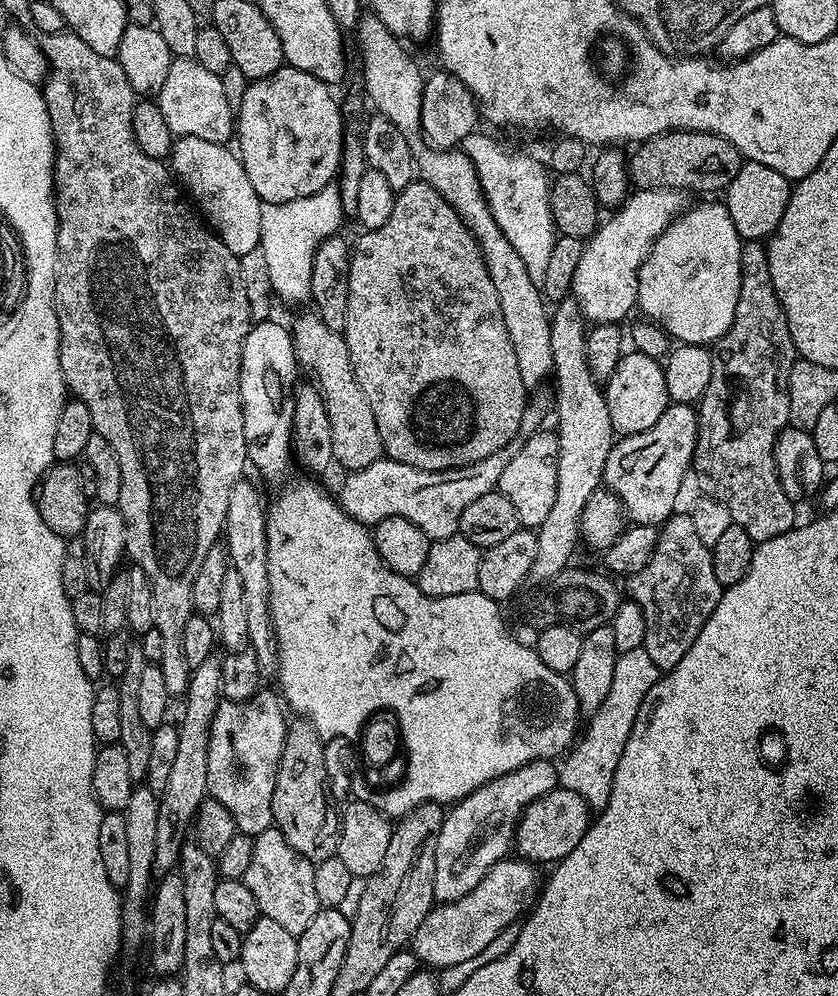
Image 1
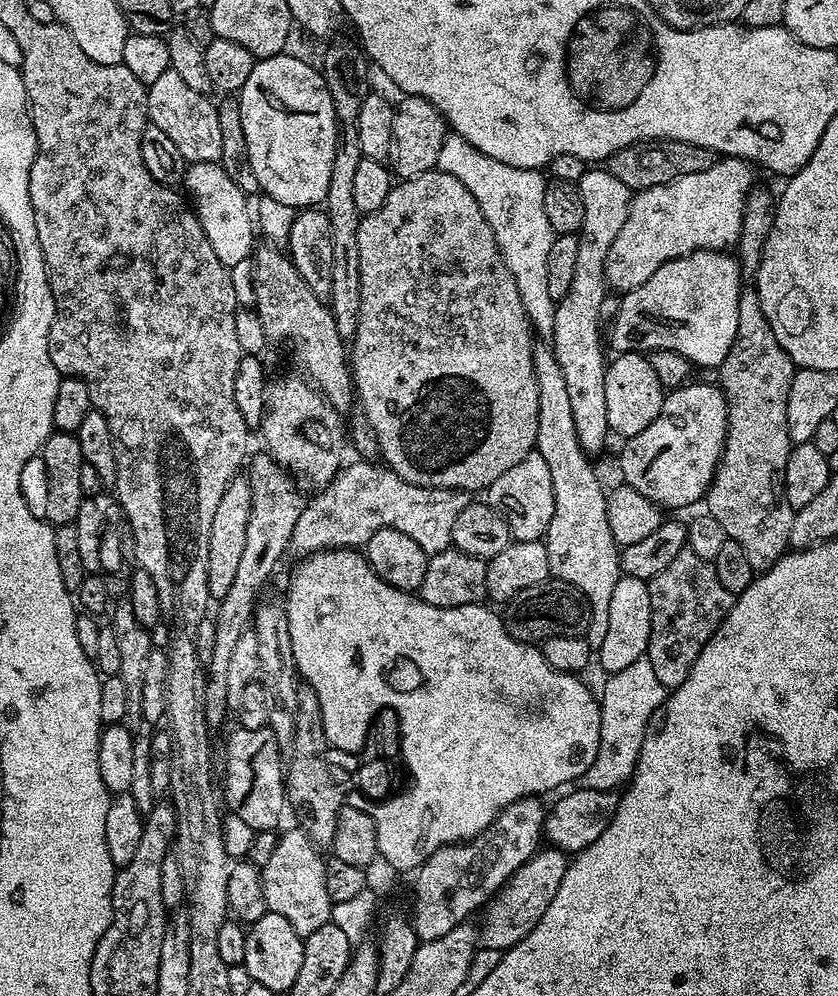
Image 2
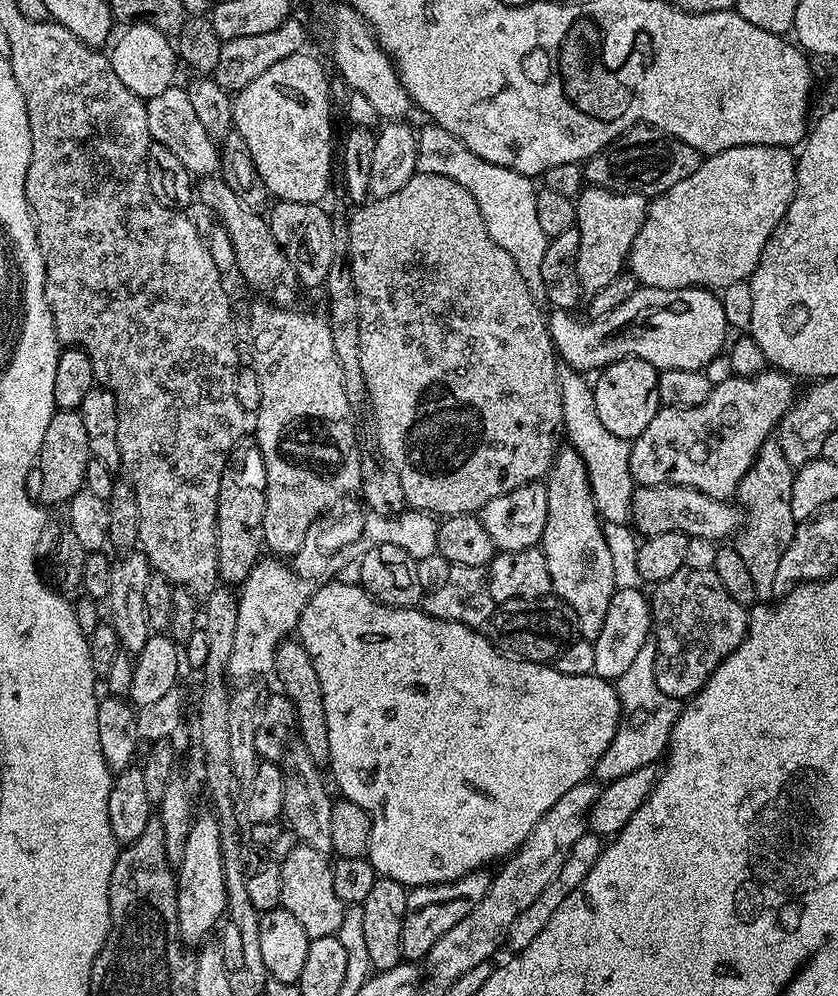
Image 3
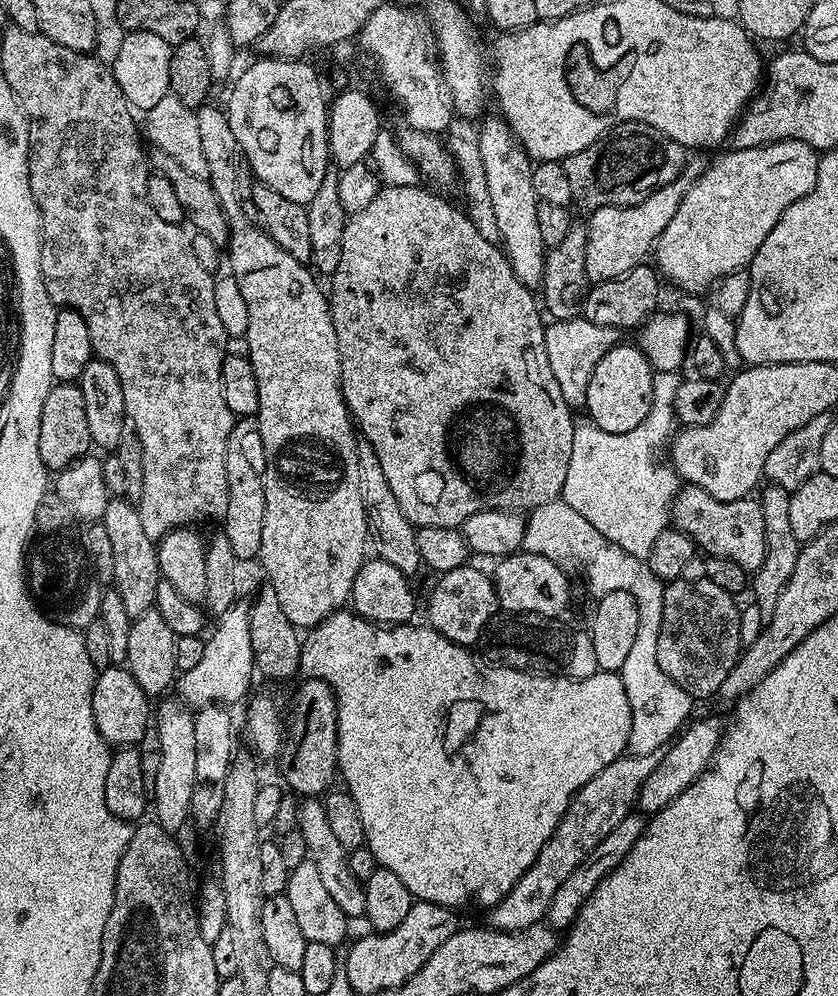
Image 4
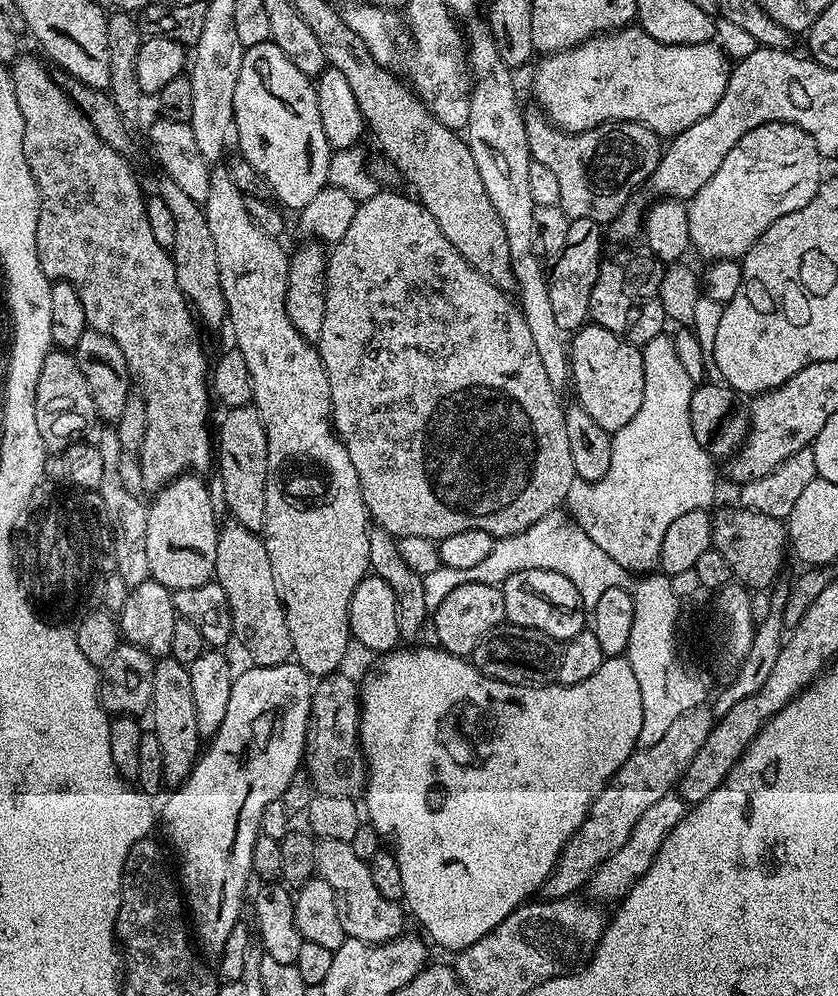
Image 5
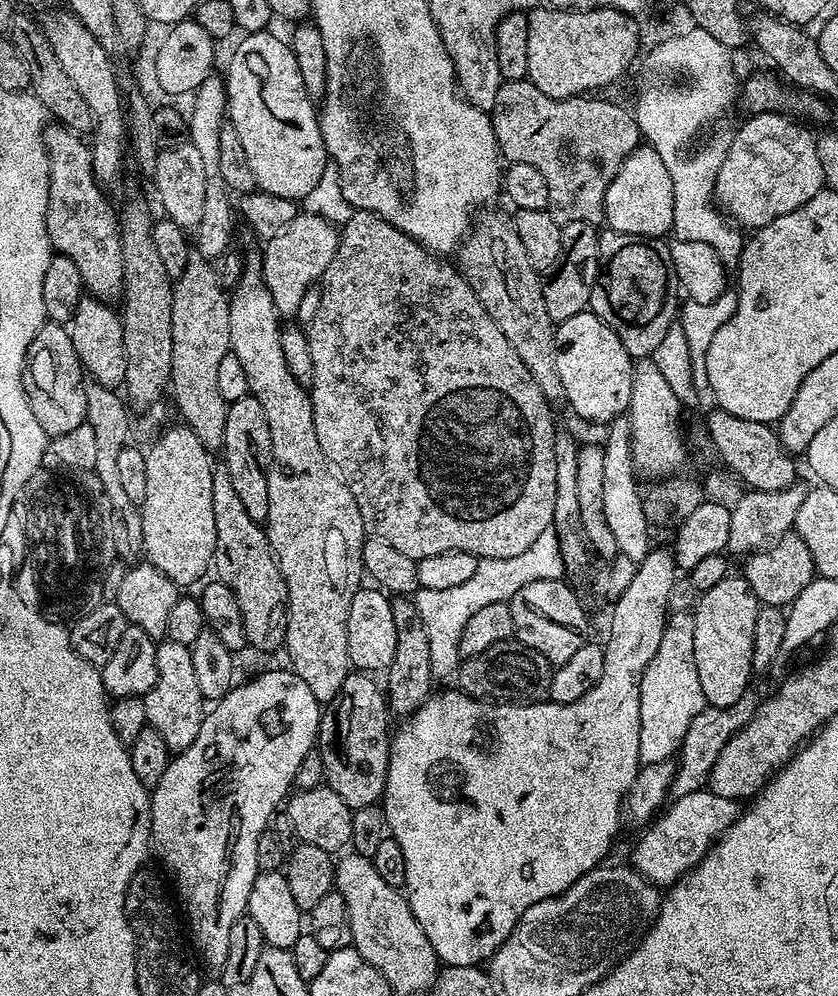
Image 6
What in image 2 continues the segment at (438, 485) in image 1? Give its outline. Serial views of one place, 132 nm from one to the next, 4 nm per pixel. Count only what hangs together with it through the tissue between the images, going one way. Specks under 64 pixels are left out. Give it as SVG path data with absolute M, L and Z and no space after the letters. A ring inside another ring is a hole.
M372 462L345 463L335 477L319 489L316 497L305 503L302 514L298 518L298 526L294 526L294 534L290 545L297 557L303 558L314 552L323 552L326 548L359 549L367 545L368 539L378 530L393 528L402 530L402 534L410 534L418 546L429 554L441 552L452 547L452 531L458 514L470 503L469 493L458 488L427 488L417 484L407 484L403 478L387 466L379 466Z

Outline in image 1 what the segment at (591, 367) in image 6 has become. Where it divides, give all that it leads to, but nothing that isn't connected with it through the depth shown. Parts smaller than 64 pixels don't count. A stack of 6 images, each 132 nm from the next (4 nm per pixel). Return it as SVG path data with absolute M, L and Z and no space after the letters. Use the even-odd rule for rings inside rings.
M635 350L621 355L618 366L614 366L607 383L603 385L606 406L610 410L613 433L629 436L650 430L658 418L668 409L670 399L667 392L665 365Z

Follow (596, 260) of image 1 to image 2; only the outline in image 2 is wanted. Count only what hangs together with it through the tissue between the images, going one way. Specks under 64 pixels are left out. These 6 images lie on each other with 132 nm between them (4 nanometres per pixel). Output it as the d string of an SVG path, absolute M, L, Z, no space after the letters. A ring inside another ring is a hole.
M720 158L710 166L710 170L702 170L702 174L682 174L682 178L674 178L662 186L650 186L635 193L626 214L626 222L622 222L622 230L618 230L618 238L614 238L610 254L606 254L604 278L607 287L620 294L634 290L642 286L642 282L646 282L646 278L650 278L658 266L667 260L688 256L697 248L735 249L739 242L739 231L742 230L745 195L754 187L752 171L753 165L747 160Z

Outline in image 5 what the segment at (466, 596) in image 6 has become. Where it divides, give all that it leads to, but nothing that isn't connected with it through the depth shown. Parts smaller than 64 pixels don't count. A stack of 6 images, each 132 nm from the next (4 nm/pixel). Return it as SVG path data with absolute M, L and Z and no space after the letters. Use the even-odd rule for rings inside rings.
M557 510L538 518L534 526L518 534L499 537L493 543L489 556L483 562L478 562L478 566L470 566L470 570L441 566L434 570L434 574L425 576L426 606L429 610L436 608L438 602L442 602L446 594L450 594L450 590L470 582L503 585L504 580L510 578L510 574L518 574L518 570L554 570L554 574L562 574L575 580L581 597L584 598L600 596L610 587L623 588L628 584L627 580L630 580L630 573L618 566L618 562L614 562L614 558L610 558L606 550L594 546L590 534L586 534L586 530L582 530L582 526L578 526L567 511ZM576 568L580 568L580 576L576 573Z

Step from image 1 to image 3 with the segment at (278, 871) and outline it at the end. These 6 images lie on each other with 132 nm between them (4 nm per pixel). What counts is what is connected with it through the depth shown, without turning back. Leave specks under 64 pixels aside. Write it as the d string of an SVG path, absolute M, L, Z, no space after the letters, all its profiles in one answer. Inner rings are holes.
M297 843L294 850L280 865L282 874L282 898L280 907L290 910L294 919L306 930L309 940L334 936L342 926L345 904L334 894L334 882L330 879L332 865L329 857L310 846Z

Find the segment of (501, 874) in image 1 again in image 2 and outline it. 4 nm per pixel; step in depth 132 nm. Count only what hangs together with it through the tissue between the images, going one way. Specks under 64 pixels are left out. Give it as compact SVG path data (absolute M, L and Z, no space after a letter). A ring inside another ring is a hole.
M541 847L524 865L517 870L508 883L488 901L483 909L484 921L478 924L478 940L485 948L507 950L512 948L546 914L546 906L554 902L554 894L558 894L558 886L562 886L562 874L566 874L569 857L558 848Z

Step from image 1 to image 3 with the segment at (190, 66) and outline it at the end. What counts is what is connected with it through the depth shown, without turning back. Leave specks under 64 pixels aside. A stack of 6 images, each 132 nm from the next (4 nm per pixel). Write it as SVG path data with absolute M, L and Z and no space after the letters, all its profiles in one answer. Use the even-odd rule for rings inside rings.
M173 86L162 90L154 98L147 100L148 105L148 135L153 141L173 154L186 166L193 177L203 178L217 175L220 166L220 150L217 141L206 134L198 114L194 114L194 105L190 102L187 91L183 87Z

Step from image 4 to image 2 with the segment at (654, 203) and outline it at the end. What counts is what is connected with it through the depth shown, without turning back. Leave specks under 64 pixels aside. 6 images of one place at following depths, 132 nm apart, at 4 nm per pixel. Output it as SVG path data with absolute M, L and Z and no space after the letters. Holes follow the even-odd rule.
M592 166L582 174L578 181L580 197L582 198L582 226L578 233L578 258L574 269L574 279L570 285L570 291L566 298L556 301L554 310L554 334L550 341L550 347L558 358L558 366L562 366L562 379L566 381L566 391L570 398L570 411L574 414L574 430L578 430L578 442L582 450L589 454L600 452L604 443L610 437L608 419L606 418L606 355L603 348L606 344L600 341L600 327L602 321L599 316L601 303L606 295L606 254L610 254L610 246L614 246L614 238L618 238L618 230L622 230L622 222L626 222L626 214L630 210L630 202L633 191L626 186L614 174L608 172L607 167Z

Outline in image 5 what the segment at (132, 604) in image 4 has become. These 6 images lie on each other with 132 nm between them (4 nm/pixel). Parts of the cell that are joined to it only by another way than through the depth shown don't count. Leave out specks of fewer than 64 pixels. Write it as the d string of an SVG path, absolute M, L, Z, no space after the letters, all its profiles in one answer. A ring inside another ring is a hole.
M104 426L100 432L100 440L98 439L98 447L102 454L102 482L98 491L102 502L105 503L108 524L113 532L114 556L112 560L115 572L127 582L131 589L150 579L150 562L146 555L148 509L141 497L127 492L126 485L123 484L122 477L118 474L118 458L121 449L115 427Z

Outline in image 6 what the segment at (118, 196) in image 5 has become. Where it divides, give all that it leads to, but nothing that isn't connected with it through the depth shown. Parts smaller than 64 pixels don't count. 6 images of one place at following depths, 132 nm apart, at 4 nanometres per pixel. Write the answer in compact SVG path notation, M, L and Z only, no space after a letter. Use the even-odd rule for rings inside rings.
M56 122L44 129L44 149L48 155L46 234L49 245L78 266L87 295L116 302L123 290L120 221L117 209L112 209L111 202L104 197L105 189L92 169L92 149L80 140L83 139L77 133Z

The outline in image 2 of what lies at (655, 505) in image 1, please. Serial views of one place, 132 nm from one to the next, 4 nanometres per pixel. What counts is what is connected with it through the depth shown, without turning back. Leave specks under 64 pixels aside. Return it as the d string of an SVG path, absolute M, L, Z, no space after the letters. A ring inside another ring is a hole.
M689 382L671 389L658 418L642 434L627 437L628 445L620 452L623 483L634 486L638 494L646 494L664 510L701 503L712 484L727 433L728 403L719 386Z

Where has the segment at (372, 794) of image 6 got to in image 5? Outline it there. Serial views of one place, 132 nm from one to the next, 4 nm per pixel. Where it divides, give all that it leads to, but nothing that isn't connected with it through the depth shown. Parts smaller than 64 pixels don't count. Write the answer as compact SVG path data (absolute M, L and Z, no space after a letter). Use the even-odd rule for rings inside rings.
M344 670L331 672L315 681L312 690L312 705L308 719L308 738L304 741L303 767L307 768L312 785L321 796L363 797L368 782L368 765L360 748L360 690L357 681L352 681Z

